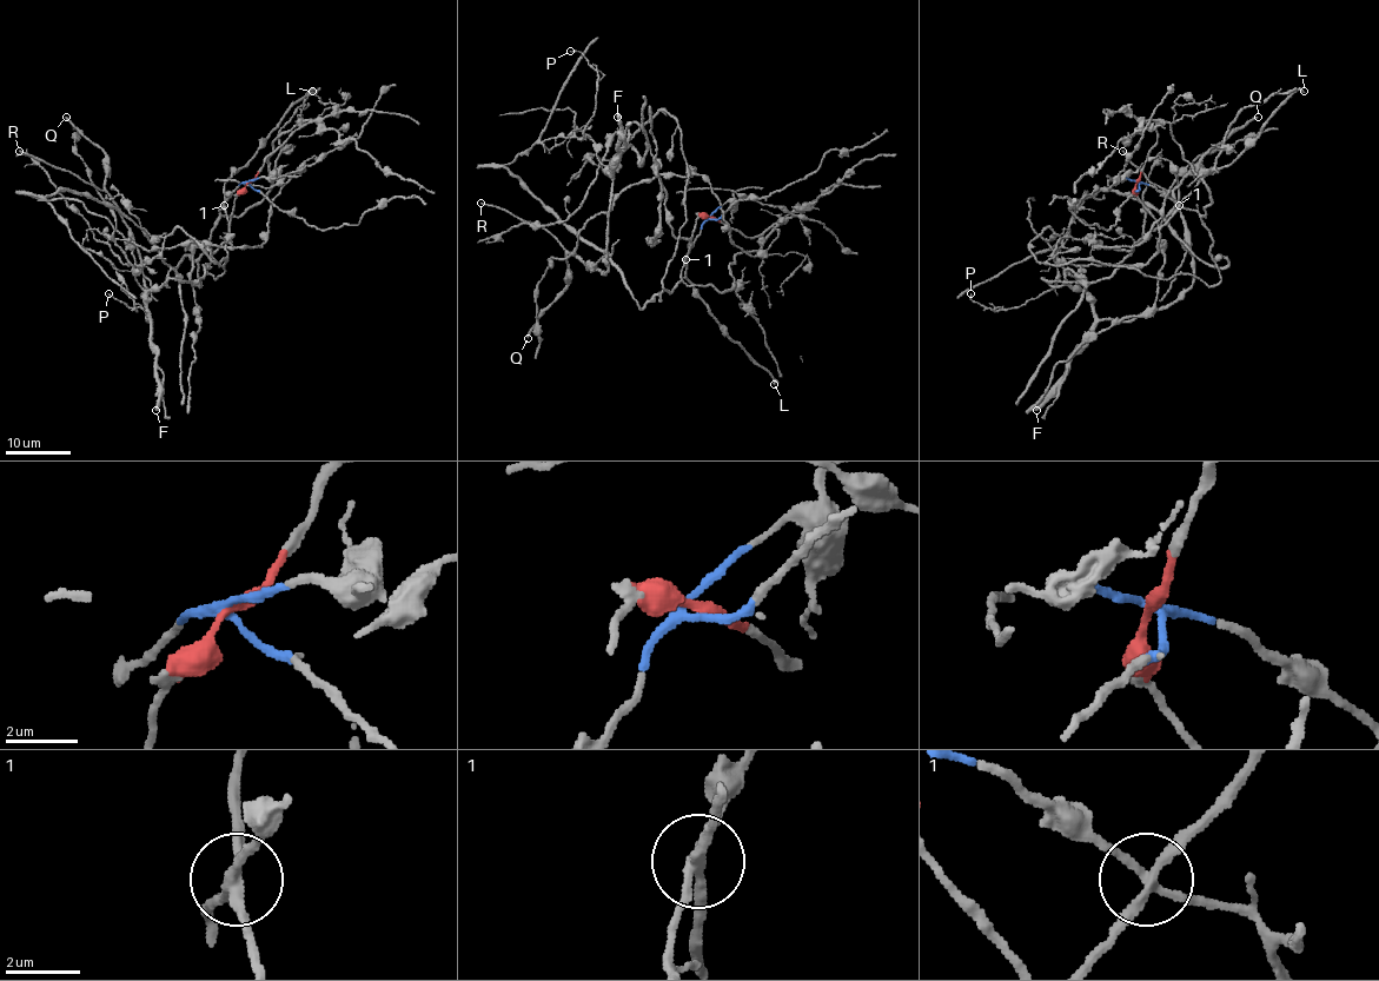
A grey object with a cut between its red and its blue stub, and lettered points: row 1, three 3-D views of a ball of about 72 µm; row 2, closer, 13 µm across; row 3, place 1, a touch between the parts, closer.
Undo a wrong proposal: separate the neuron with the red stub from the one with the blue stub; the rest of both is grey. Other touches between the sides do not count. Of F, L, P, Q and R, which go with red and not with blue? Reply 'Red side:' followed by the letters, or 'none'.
Red side: F, L, Q, R

